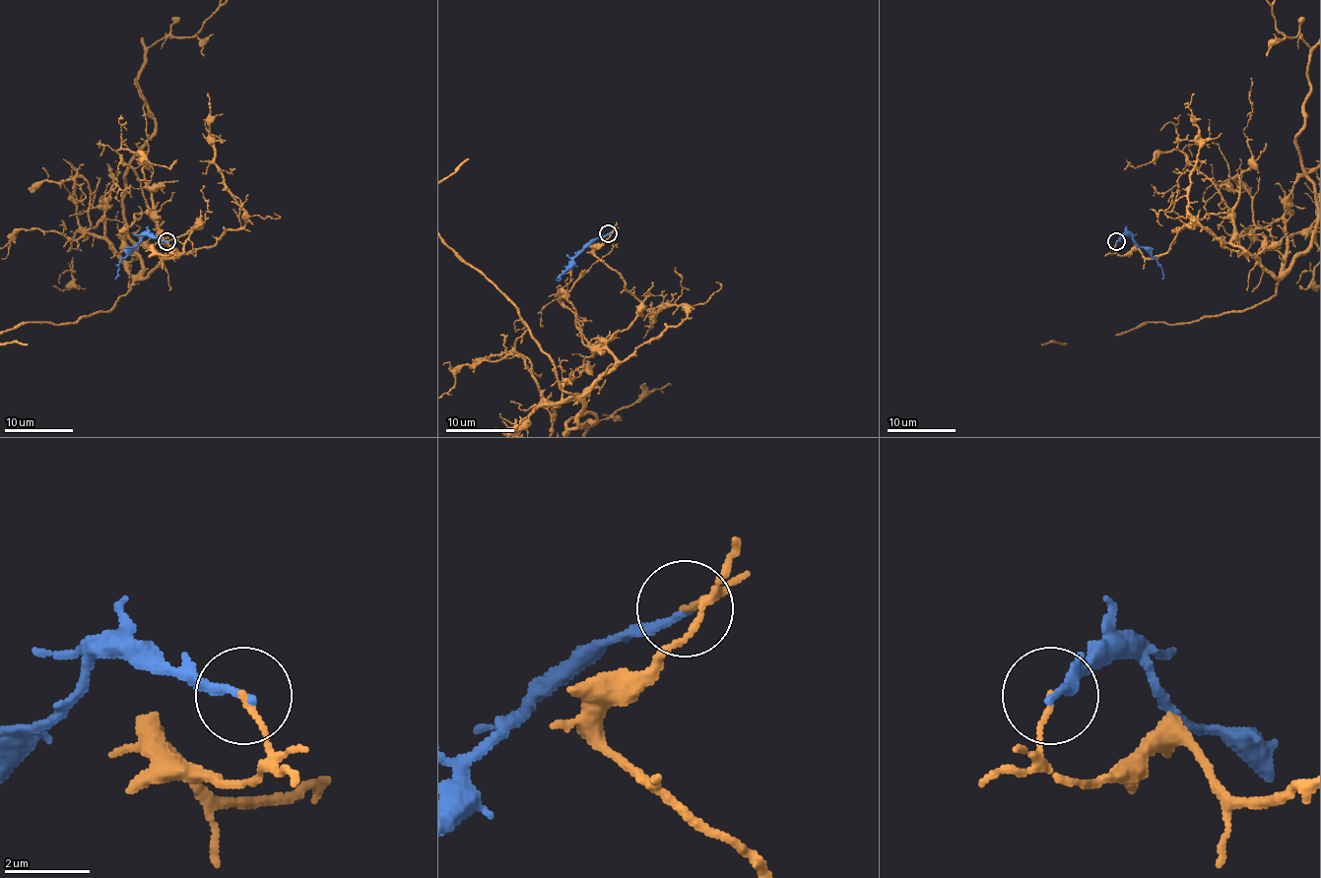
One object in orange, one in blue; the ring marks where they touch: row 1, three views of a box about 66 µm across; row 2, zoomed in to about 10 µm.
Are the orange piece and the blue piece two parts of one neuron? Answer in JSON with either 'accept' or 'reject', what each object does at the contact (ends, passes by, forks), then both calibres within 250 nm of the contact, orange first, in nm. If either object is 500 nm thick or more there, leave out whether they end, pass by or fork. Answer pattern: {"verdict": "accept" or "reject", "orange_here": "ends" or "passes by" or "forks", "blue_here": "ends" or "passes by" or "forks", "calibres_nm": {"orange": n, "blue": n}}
{"verdict": "reject", "orange_here": "ends", "blue_here": "ends", "calibres_nm": {"orange": 110, "blue": 200}}

